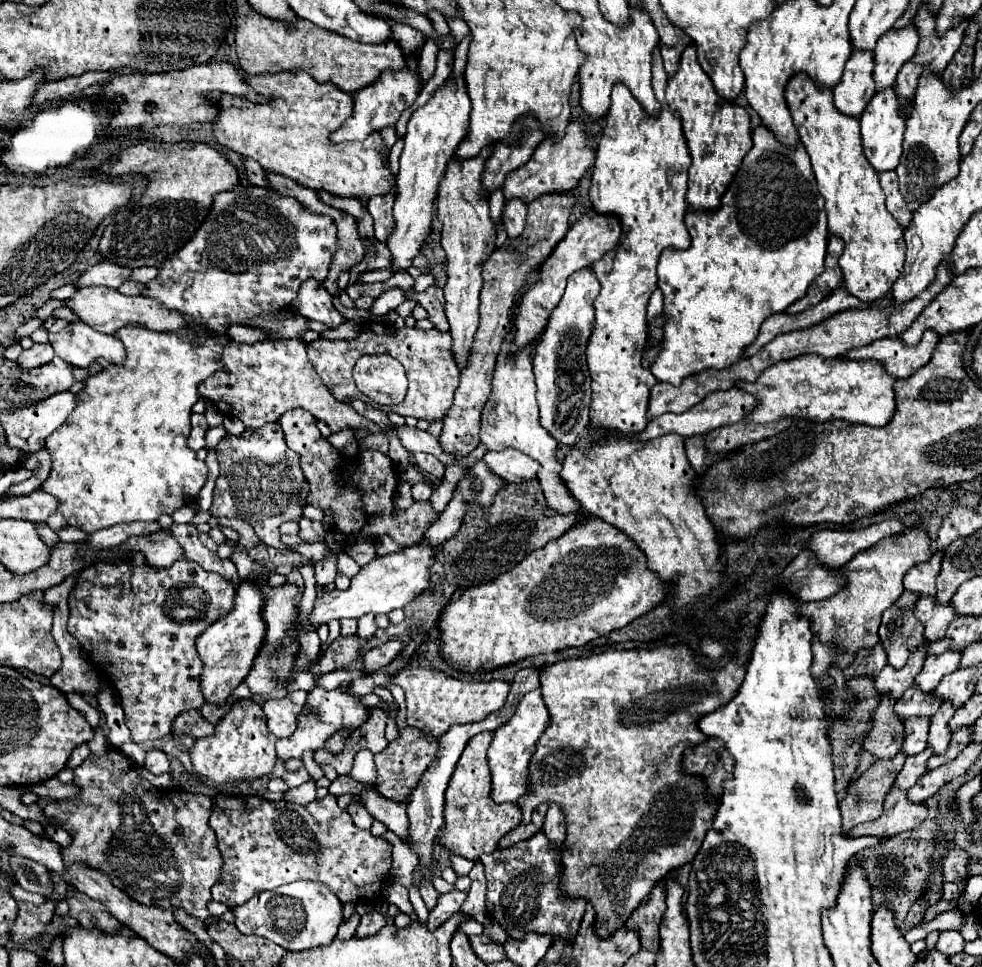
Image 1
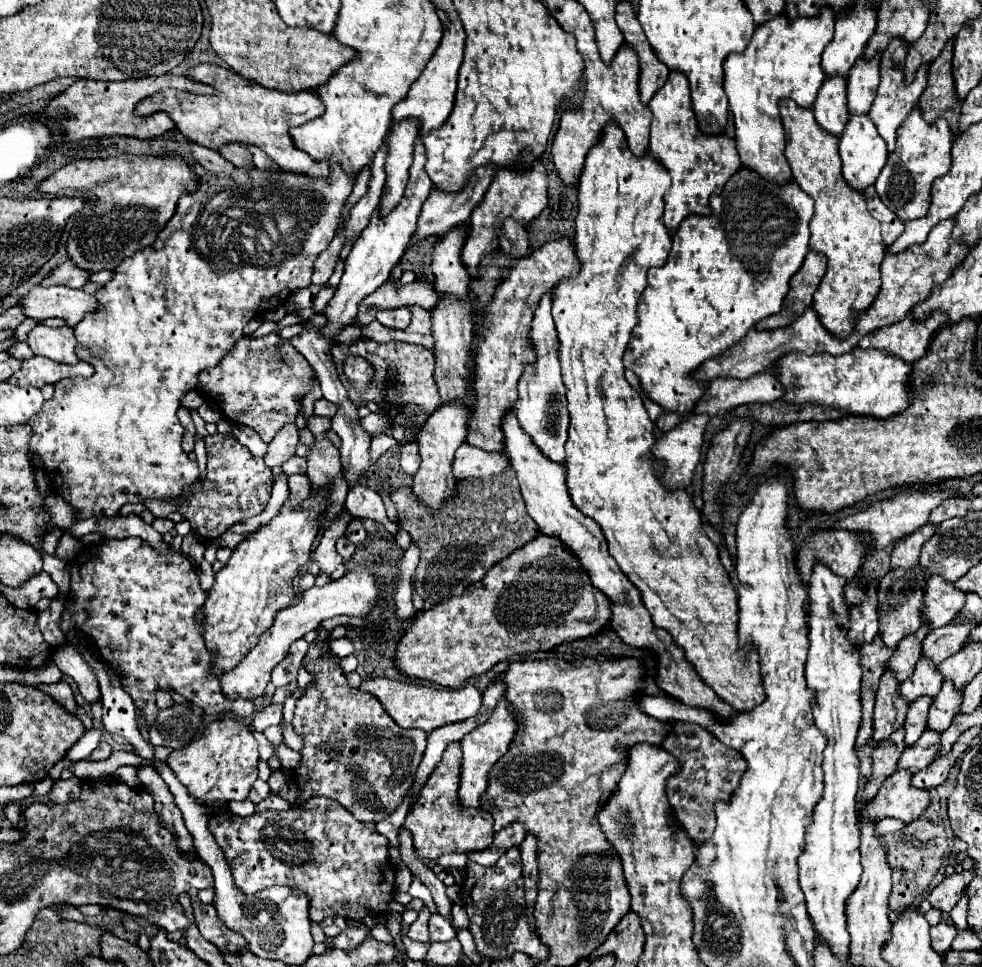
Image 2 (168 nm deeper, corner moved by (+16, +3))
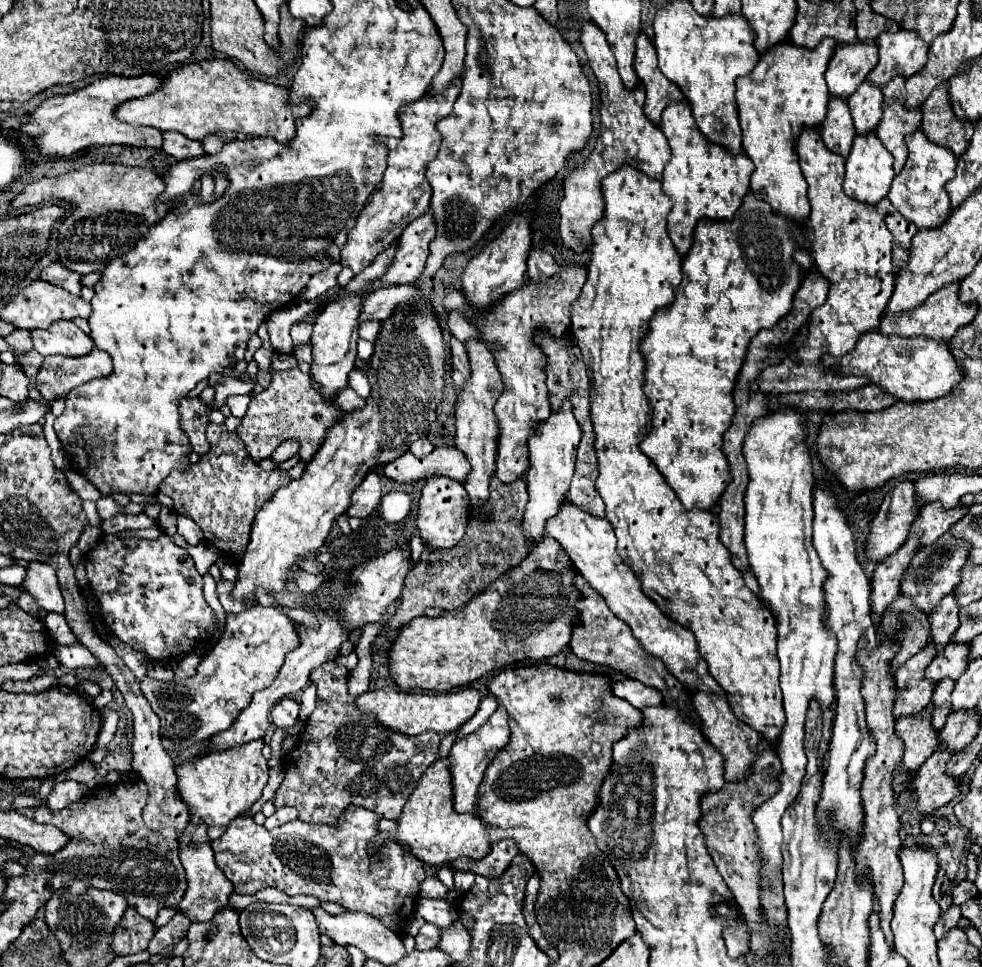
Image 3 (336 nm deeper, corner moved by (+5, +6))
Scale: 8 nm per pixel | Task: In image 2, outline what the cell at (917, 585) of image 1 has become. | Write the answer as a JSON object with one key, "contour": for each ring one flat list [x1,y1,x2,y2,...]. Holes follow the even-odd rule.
{"contour":[[926,523,918,531,906,535,902,541,898,541,898,545,892,551,892,569,914,567,920,559,922,545,932,537,932,531,936,531,936,525]]}

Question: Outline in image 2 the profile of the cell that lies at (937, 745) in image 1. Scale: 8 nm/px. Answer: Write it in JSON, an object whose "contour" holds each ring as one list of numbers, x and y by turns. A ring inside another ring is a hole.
{"contour":[[944,681,940,693,936,695,936,699,930,705,930,711,928,711,928,729,936,731,936,733,942,733,952,723,952,717,958,713,960,699,962,699,962,693,956,691,952,687,952,683]]}

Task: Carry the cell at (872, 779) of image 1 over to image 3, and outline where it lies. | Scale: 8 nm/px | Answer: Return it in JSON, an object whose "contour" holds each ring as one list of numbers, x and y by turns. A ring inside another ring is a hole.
{"contour":[[929,704,917,714,903,716,895,724,895,732,905,742,903,766,907,770,919,770,919,766,939,750,939,732,931,724,933,706]]}

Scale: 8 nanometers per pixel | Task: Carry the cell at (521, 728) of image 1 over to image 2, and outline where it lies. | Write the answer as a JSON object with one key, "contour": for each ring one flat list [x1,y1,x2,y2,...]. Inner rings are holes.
{"contour":[[500,699,500,703,494,707,490,719,476,727,472,733,468,733,460,743,462,743,462,753,464,753,464,761,462,761,462,771,460,771,460,803,464,803,464,807,480,807,480,797,484,795,484,791,488,789,488,773,492,769,492,765,504,757,504,753,510,749,510,743,518,731,518,723,516,723,516,715,512,713,510,705,506,699]]}

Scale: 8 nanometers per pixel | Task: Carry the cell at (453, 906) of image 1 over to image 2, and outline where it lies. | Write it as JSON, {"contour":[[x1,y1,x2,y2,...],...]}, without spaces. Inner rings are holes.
{"contour":[[428,907,420,909,418,919,416,919,416,921,410,925,410,929,408,929,408,937,414,939,414,941,430,941,430,939,428,939,428,919,430,919]]}

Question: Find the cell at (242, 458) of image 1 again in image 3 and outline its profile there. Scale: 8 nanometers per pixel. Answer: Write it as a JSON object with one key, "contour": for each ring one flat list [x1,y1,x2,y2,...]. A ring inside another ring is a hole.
{"contour":[[209,424,207,440,211,442,211,450,185,472,171,470,171,474,159,486,159,492,173,500,173,510,177,514,197,522,207,546,213,546,223,554,231,554,239,562,247,548,255,514,265,500,269,500,281,486,289,484,291,478,287,470,261,470,261,466,247,456,245,444,239,440,237,432,229,432,223,424]]}

